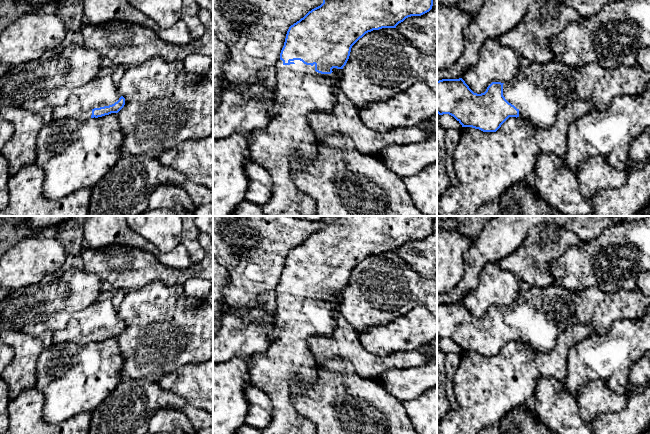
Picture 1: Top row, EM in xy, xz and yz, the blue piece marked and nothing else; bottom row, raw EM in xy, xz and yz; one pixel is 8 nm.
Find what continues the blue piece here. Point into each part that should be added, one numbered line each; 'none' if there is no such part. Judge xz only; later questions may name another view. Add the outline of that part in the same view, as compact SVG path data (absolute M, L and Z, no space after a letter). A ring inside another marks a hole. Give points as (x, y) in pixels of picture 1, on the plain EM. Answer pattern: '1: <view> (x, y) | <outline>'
1: xz (300, 314) | M279 283L276 287L276 329L270 345L251 359L250 383L269 397L273 407L272 419L262 430L262 434L316 434L315 425L295 409L291 399L290 385L292 382L299 382L305 386L310 386L316 382L318 363L308 347L308 339L310 337L331 336L337 327L335 313L338 312L341 296L333 295L331 298L321 298L315 295L315 288L313 290L306 289L300 284L290 286L290 289L284 289L283 285Z

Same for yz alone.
1: yz (540, 314) | M555 283L546 287L523 285L516 301L503 308L503 320L519 334L519 341L529 344L537 352L548 353L555 347L559 335L569 326L585 324L590 328L590 334L604 335L616 320L635 320L645 316L649 310L650 296L644 296L638 288L608 293L596 287L572 292Z

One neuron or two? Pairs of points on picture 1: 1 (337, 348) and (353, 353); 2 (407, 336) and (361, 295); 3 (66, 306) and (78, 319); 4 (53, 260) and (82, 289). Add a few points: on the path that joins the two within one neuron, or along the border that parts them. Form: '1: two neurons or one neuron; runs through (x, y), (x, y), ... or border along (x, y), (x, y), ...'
1: one neuron; runs through (341, 348), (349, 349)
2: two neurons; border along (411, 309), (386, 323), (368, 327)
3: two neurons; border along (94, 302), (76, 310), (67, 325), (57, 330)
4: two neurons; border along (63, 267), (46, 275), (41, 280)

